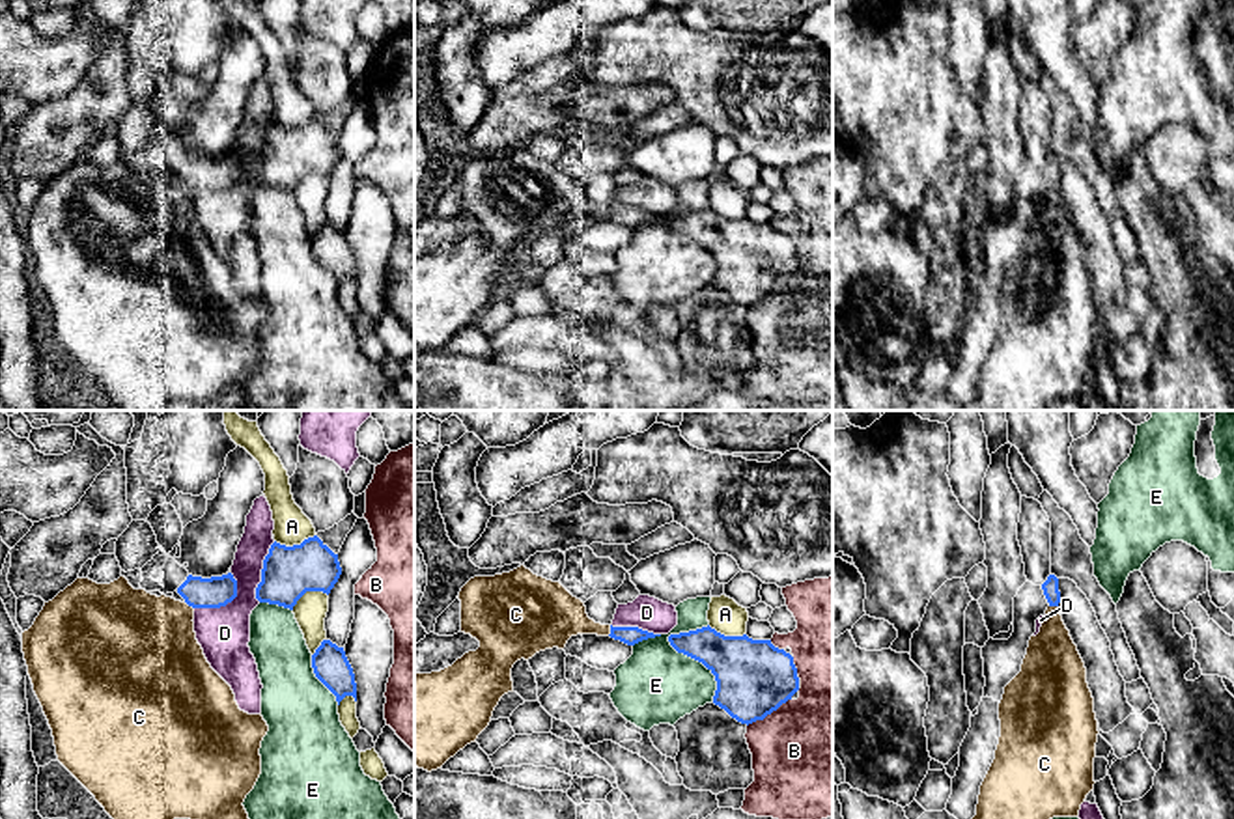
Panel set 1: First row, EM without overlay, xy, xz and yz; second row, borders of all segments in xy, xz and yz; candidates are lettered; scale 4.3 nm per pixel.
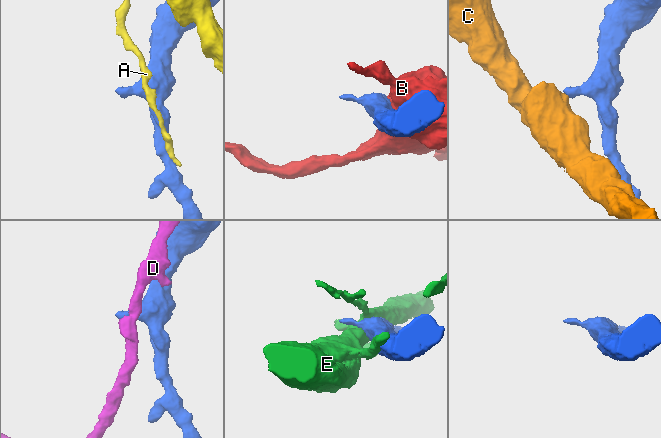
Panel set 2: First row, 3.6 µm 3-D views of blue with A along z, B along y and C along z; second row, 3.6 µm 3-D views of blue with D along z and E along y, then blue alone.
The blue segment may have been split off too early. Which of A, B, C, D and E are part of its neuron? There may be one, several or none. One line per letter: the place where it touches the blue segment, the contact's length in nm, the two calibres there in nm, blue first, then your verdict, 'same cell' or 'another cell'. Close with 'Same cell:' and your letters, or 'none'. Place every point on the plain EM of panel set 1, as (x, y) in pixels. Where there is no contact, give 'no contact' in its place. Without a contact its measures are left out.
A: xy (294, 127) | 180 nm | 220/160 nm | another cell
B: xz (768, 295) | 220 nm | 320/480 nm | another cell
C: xz (611, 213) | 50 nm | 80/220 nm | another cell
D: xy (224, 187) | 220 nm | 140/220 nm | another cell
E: xz (699, 243) | 340 nm | 320/340 nm | another cell
Same cell: none

